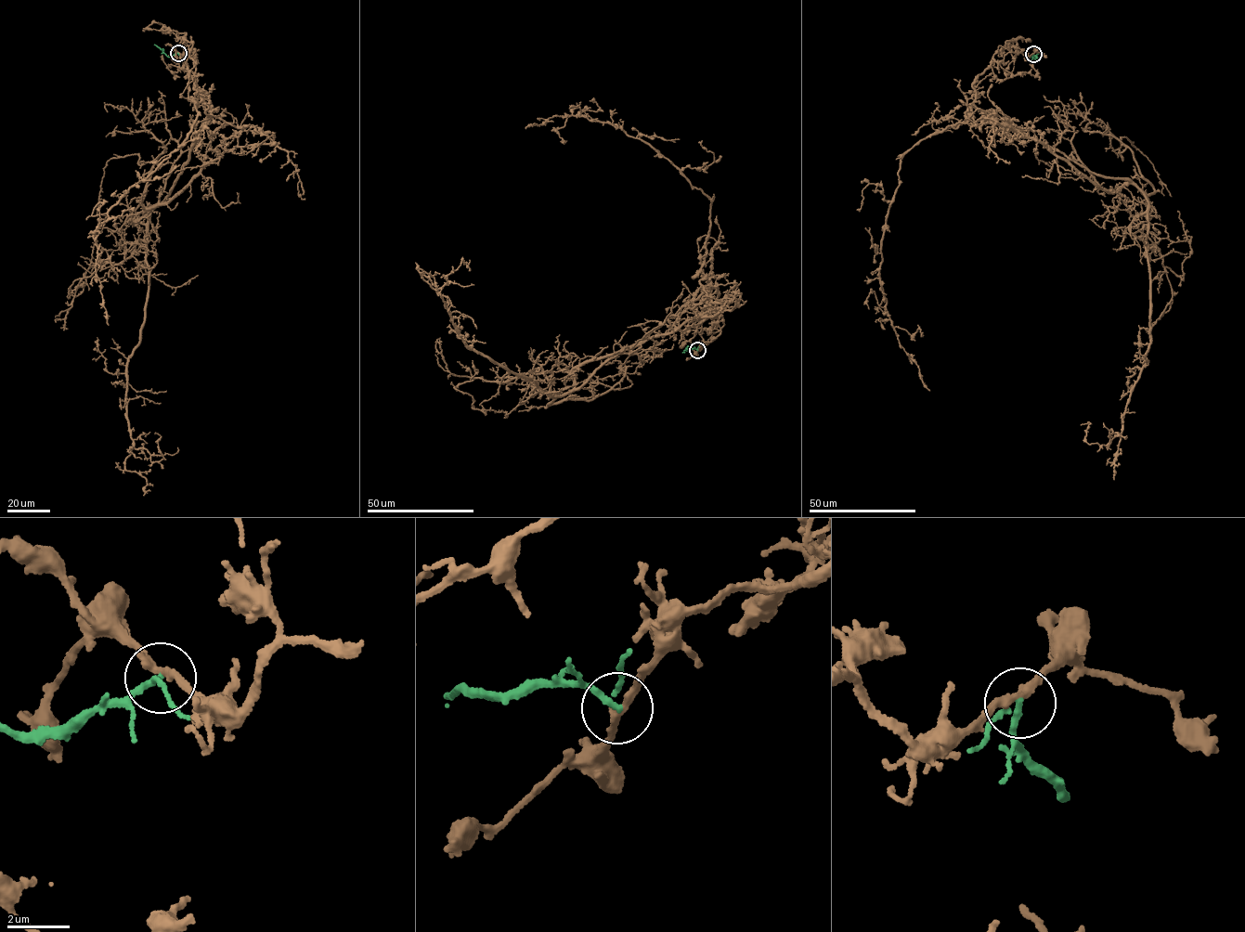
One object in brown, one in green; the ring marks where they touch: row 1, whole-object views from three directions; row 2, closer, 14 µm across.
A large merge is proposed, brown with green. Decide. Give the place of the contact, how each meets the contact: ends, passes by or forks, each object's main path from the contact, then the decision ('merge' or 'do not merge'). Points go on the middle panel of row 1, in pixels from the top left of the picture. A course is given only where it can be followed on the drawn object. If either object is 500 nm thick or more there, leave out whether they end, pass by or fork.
(697, 350) | brown passes by | green passes by | brown via (698, 350), (720, 333), (708, 279), (554, 396), (457, 331), (435, 291), (470, 260) | green via (697, 350), (687, 349), (682, 352) | do not merge

